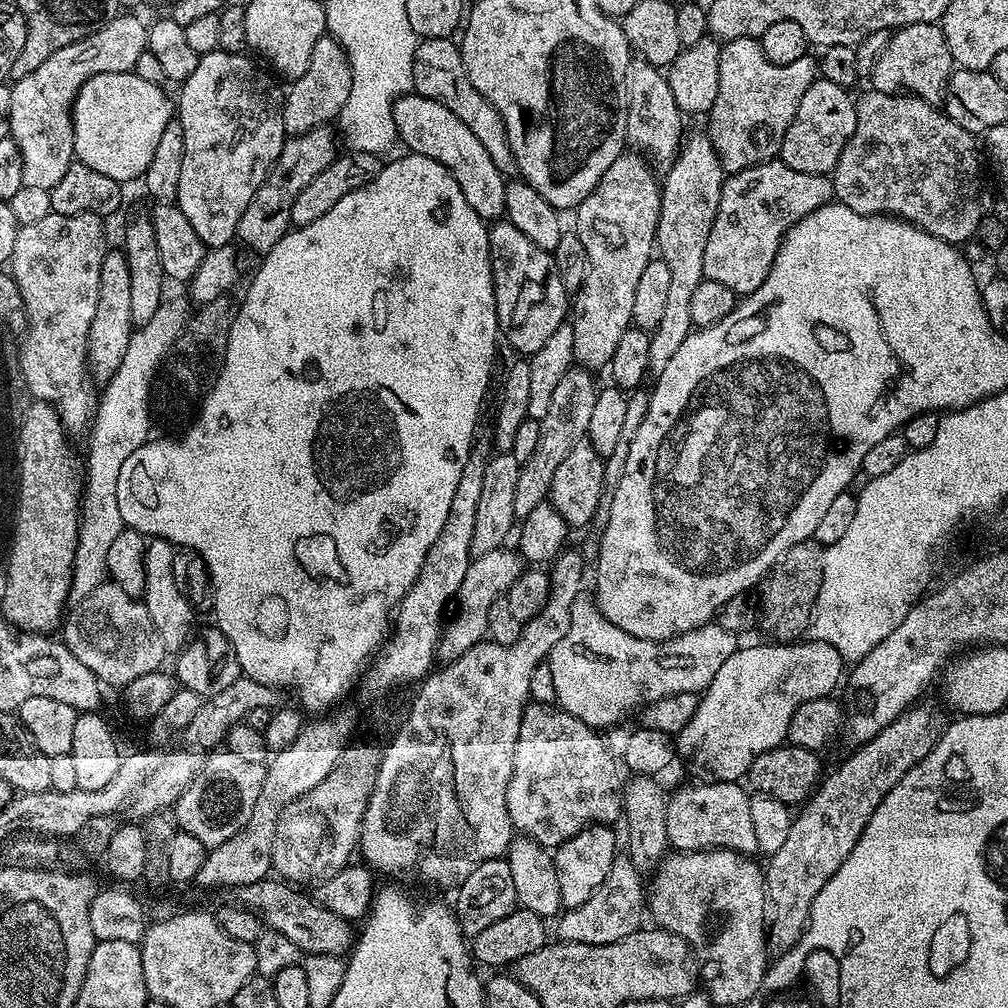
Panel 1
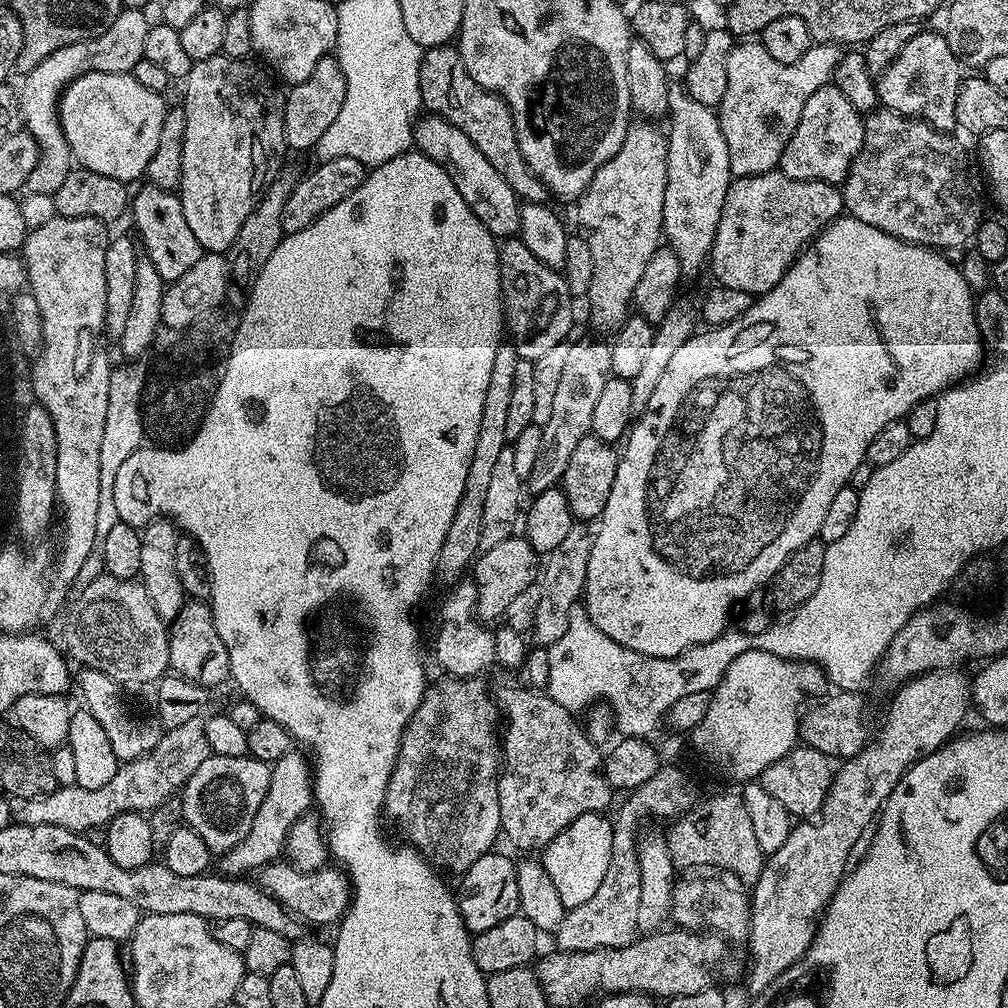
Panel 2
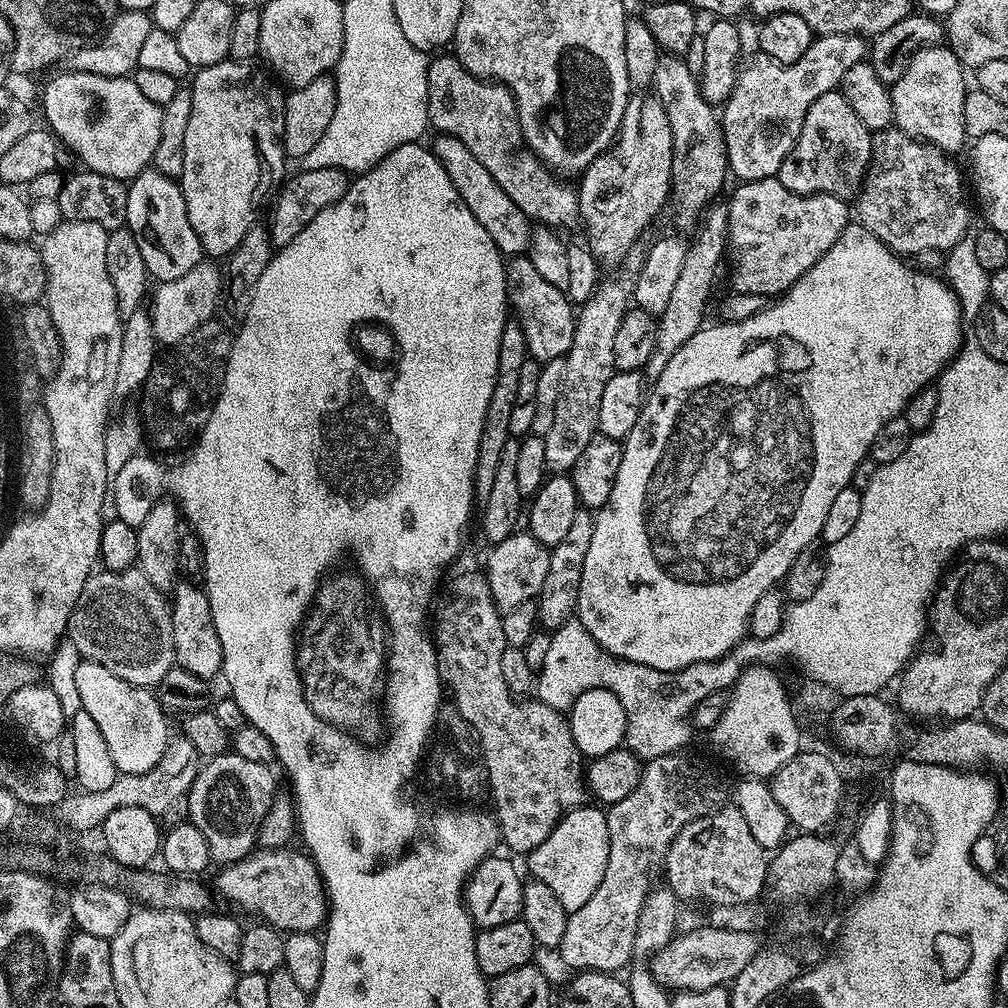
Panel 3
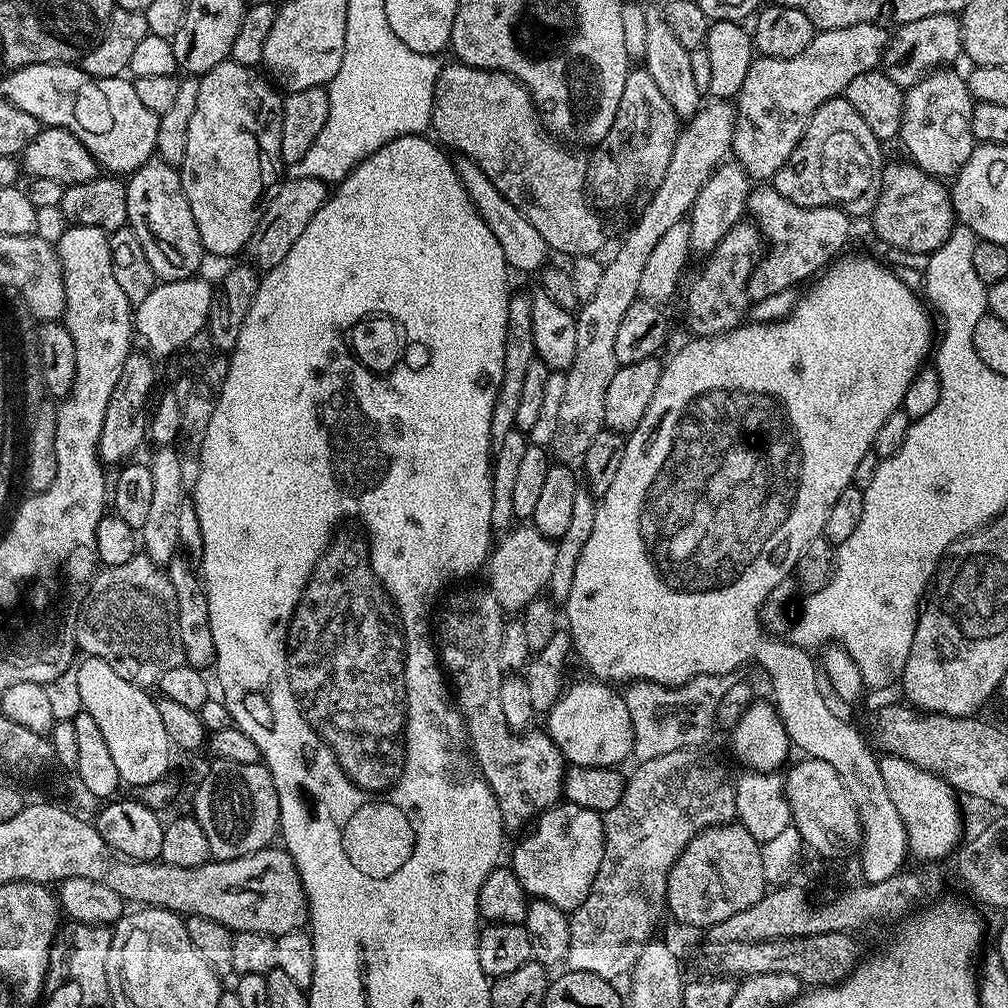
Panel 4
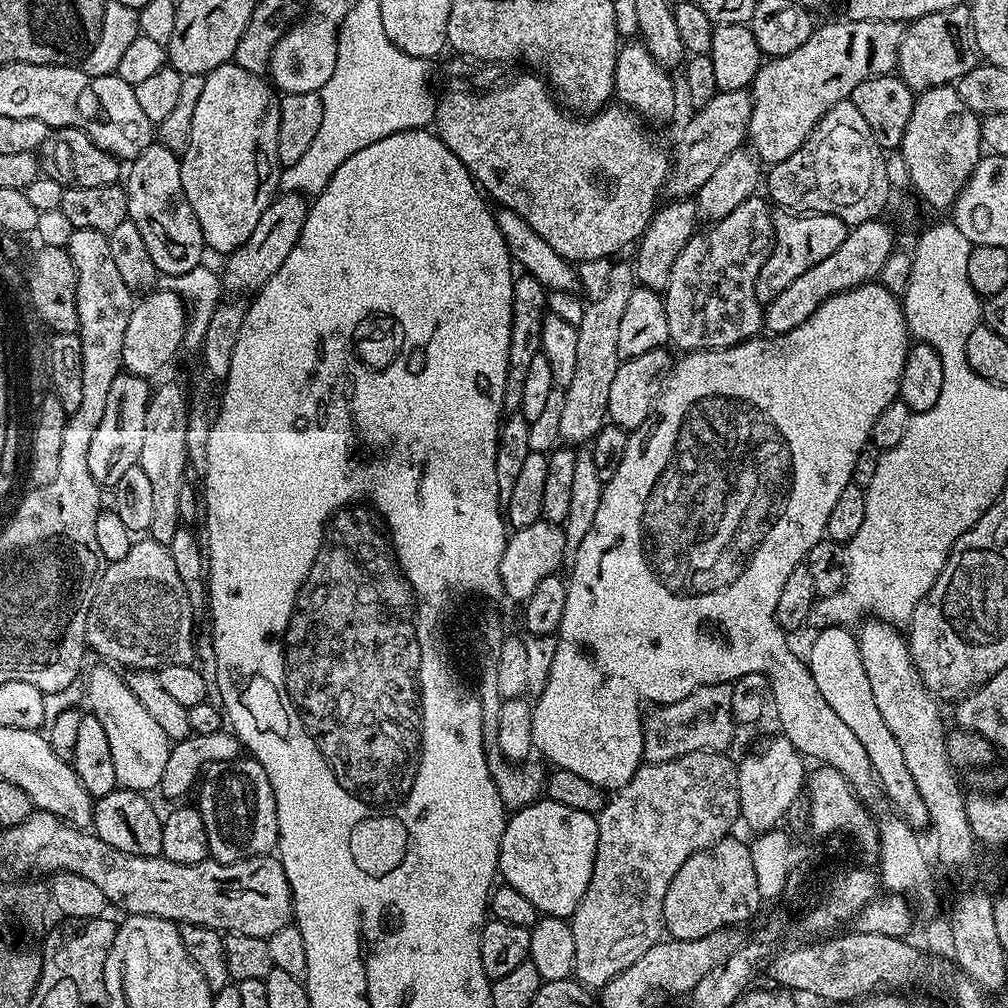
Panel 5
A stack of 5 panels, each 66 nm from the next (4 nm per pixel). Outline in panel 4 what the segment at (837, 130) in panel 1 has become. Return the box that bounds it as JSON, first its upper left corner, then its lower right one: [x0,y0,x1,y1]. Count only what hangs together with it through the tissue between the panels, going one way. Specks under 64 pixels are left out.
[774,95,886,217]

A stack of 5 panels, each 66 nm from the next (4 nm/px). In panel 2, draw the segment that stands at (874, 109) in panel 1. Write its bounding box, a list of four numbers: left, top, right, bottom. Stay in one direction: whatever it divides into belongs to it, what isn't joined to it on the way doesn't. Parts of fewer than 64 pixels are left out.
[842,110,986,250]

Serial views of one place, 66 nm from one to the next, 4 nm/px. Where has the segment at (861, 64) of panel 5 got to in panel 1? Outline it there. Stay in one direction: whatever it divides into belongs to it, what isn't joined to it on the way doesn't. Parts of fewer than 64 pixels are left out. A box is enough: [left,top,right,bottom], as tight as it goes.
[706,37,818,173]

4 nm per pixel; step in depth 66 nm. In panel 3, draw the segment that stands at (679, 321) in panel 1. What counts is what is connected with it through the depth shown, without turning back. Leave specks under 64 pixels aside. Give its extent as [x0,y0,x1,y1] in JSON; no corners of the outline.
[651,55,729,232]

